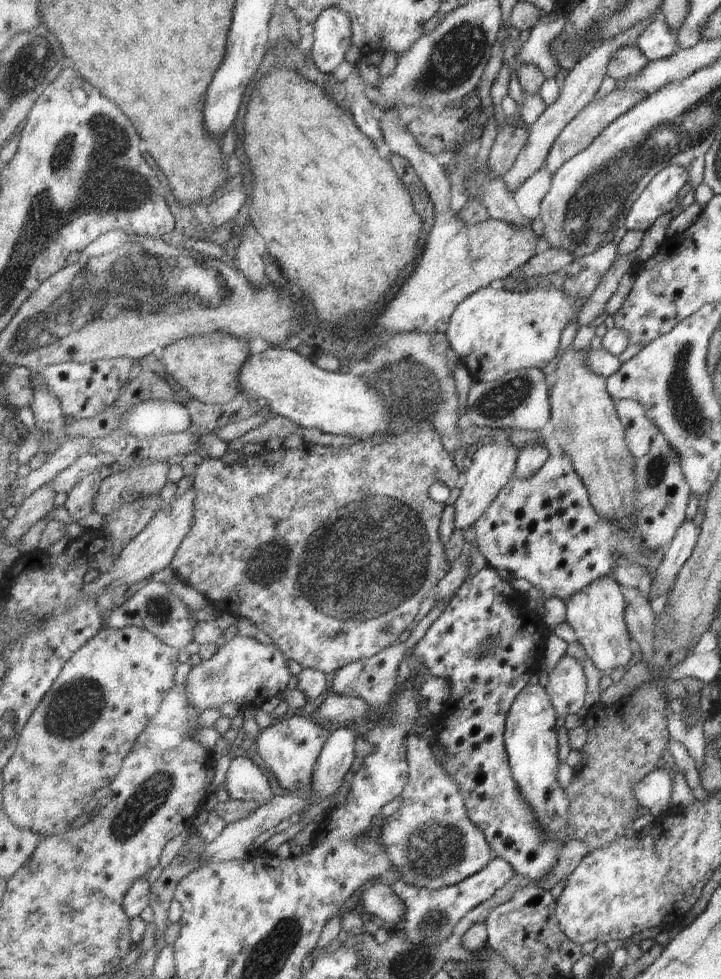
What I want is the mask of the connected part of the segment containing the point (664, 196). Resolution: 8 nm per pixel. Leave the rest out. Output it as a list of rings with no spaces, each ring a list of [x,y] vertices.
[[[672,165],[659,172],[644,194],[639,196],[634,208],[631,208],[625,228],[636,229],[641,233],[649,230],[657,222],[657,218],[661,218],[677,206],[679,192],[689,182],[687,170],[680,165]]]

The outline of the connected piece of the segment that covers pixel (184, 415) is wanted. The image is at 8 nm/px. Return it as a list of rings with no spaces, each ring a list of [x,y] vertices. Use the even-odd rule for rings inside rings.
[[[150,399],[130,408],[119,426],[137,439],[151,439],[189,431],[188,409],[178,401]]]

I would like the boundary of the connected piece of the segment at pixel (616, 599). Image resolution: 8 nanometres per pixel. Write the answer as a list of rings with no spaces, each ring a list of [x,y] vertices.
[[[613,576],[602,577],[581,593],[576,593],[563,608],[566,613],[565,622],[573,629],[577,642],[599,671],[609,672],[629,666],[634,651],[631,651],[632,638],[626,620],[628,603],[623,587]]]

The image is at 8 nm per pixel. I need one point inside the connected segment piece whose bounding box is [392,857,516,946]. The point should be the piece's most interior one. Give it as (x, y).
(431, 915)

